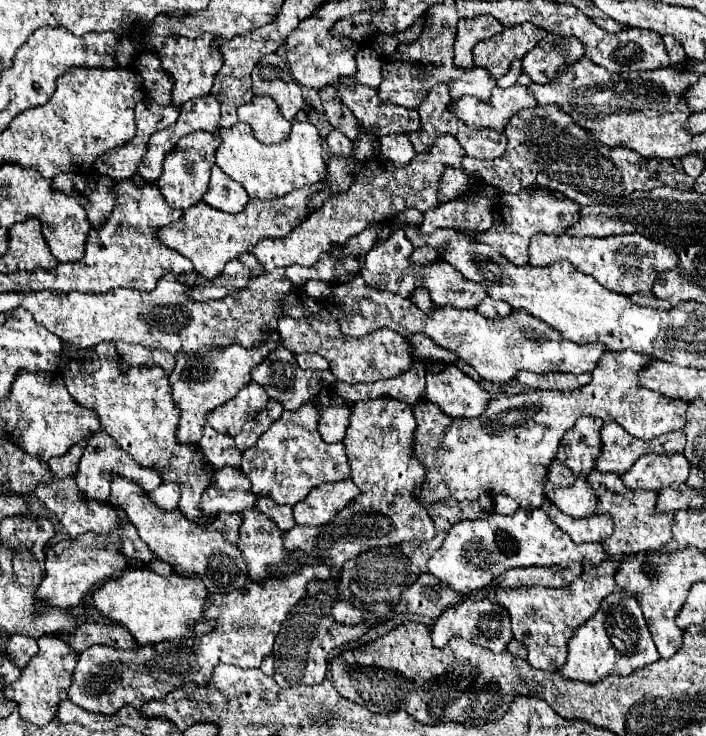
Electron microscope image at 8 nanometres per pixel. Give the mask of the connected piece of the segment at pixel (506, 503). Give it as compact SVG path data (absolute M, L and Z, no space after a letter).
M500 494L500 496L494 498L494 510L496 510L498 514L514 514L514 512L518 510L518 504L516 504L512 498Z

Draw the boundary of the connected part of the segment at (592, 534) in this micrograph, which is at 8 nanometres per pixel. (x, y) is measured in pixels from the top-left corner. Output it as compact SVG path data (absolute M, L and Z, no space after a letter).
M544 500L542 510L556 526L566 530L570 534L572 542L576 542L576 544L600 542L600 540L606 540L614 532L612 516L608 516L608 514L578 520L578 518L572 518L572 516L566 516L564 512L560 512L558 506L550 500Z

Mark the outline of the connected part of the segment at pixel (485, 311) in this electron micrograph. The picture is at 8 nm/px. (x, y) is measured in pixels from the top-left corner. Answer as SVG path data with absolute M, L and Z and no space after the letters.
M486 296L486 300L482 300L482 304L476 310L486 318L500 318L500 316L508 316L512 306L506 304L504 300L494 300L494 298Z

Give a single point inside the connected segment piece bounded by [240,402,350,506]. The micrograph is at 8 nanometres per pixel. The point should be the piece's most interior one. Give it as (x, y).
(291, 458)

